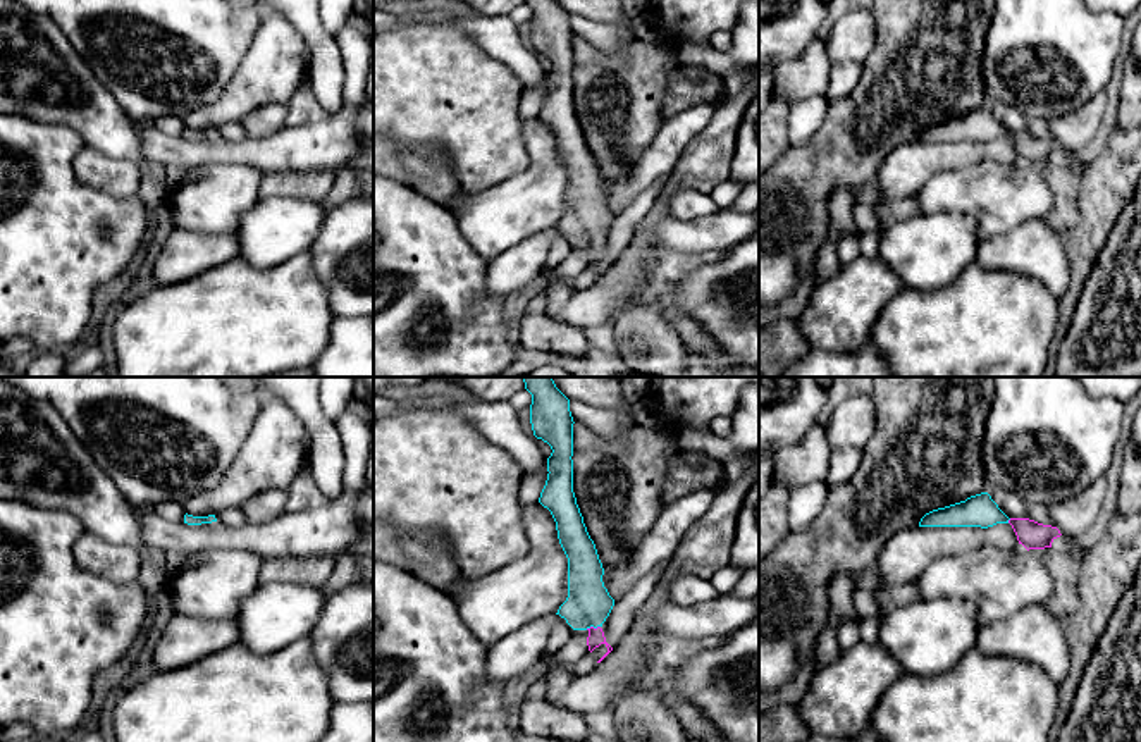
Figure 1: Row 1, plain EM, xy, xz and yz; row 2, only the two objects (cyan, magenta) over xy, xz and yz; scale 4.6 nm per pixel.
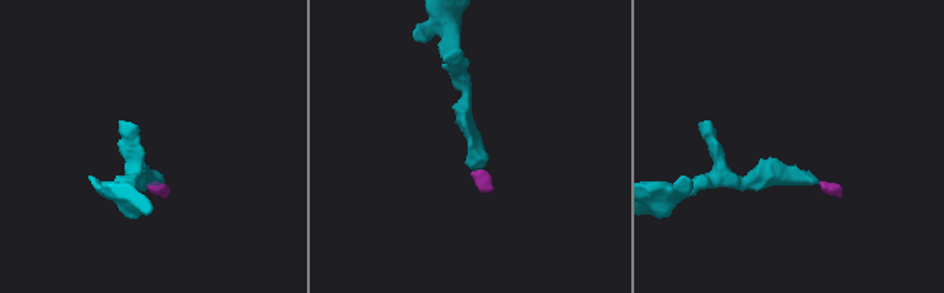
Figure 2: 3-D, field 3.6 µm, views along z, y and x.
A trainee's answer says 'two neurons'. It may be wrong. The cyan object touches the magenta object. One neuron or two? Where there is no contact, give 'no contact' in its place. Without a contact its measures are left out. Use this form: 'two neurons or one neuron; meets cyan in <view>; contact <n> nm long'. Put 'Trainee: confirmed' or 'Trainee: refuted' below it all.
one neuron; meets cyan in xz; contact 70 nm long
Trainee: refuted

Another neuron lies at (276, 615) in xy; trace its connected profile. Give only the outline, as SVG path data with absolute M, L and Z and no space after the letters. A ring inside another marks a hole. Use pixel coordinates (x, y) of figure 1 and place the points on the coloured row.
M286 582L260 585L251 596L241 601L239 611L234 616L239 630L237 642L256 654L270 654L308 637L327 599L329 596L320 587Z

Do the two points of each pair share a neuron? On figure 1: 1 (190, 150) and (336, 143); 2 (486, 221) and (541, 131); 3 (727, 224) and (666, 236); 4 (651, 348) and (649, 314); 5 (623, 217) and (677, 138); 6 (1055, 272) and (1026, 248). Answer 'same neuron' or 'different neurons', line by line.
1: same neuron
2: same neuron
3: same neuron
4: same neuron
5: different neurons
6: same neuron

